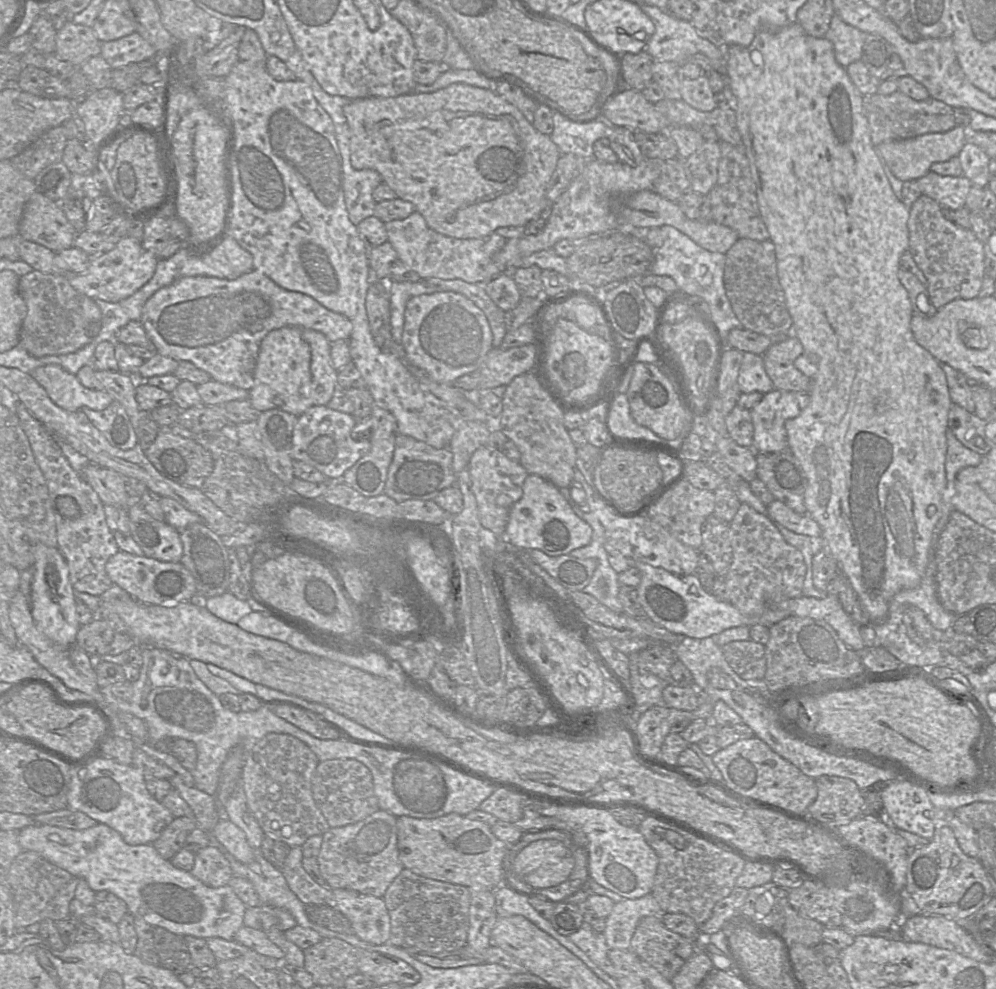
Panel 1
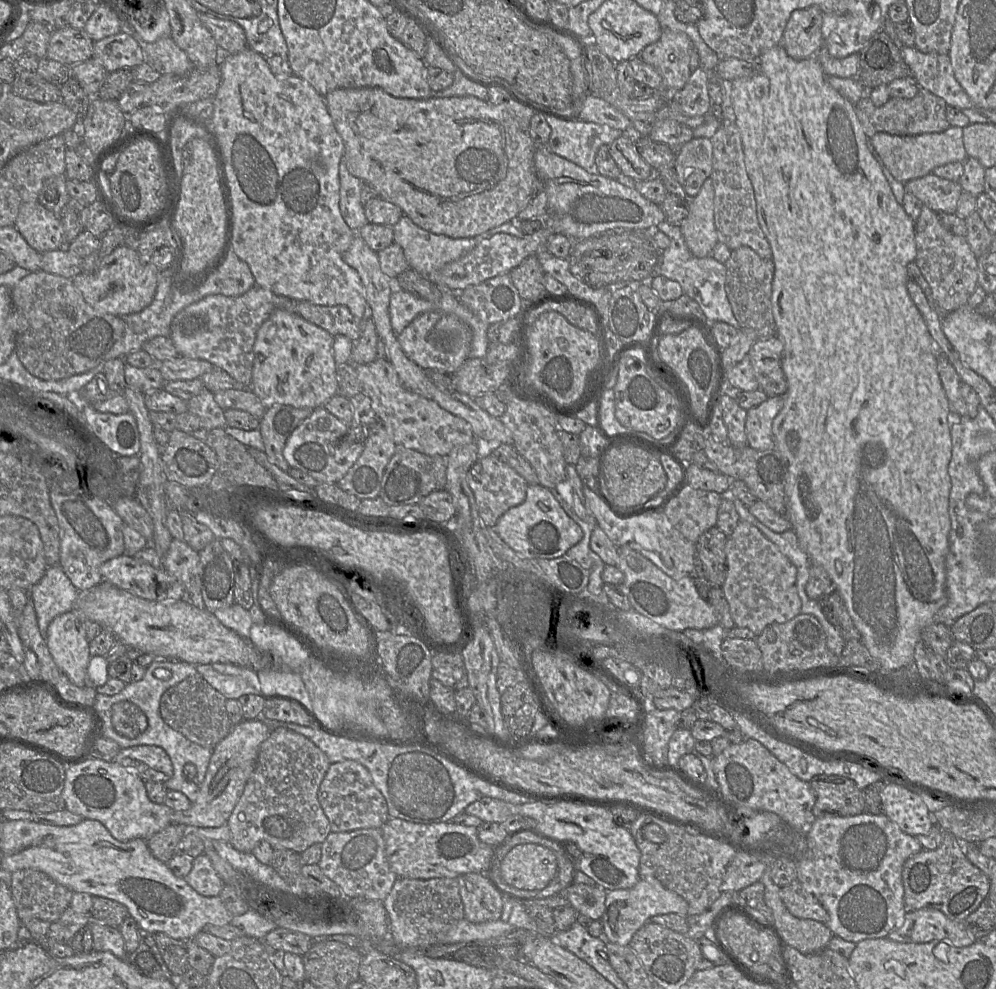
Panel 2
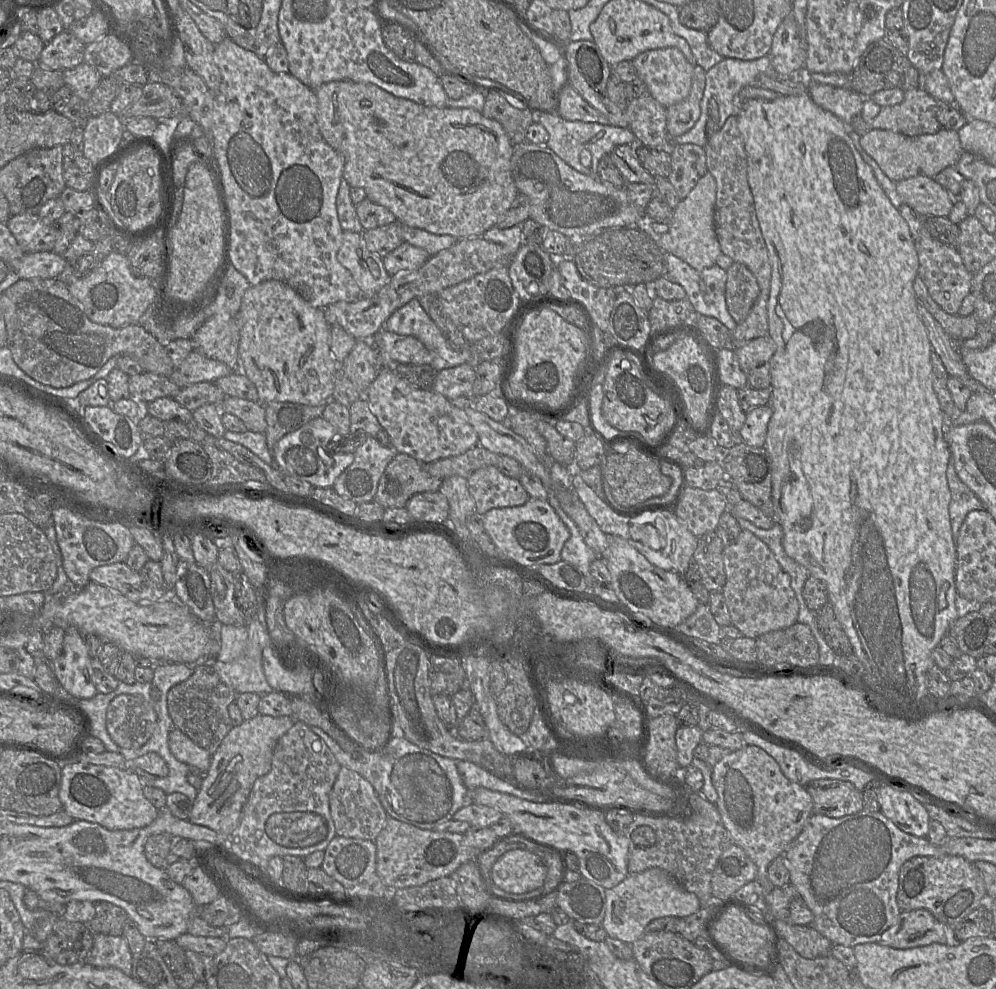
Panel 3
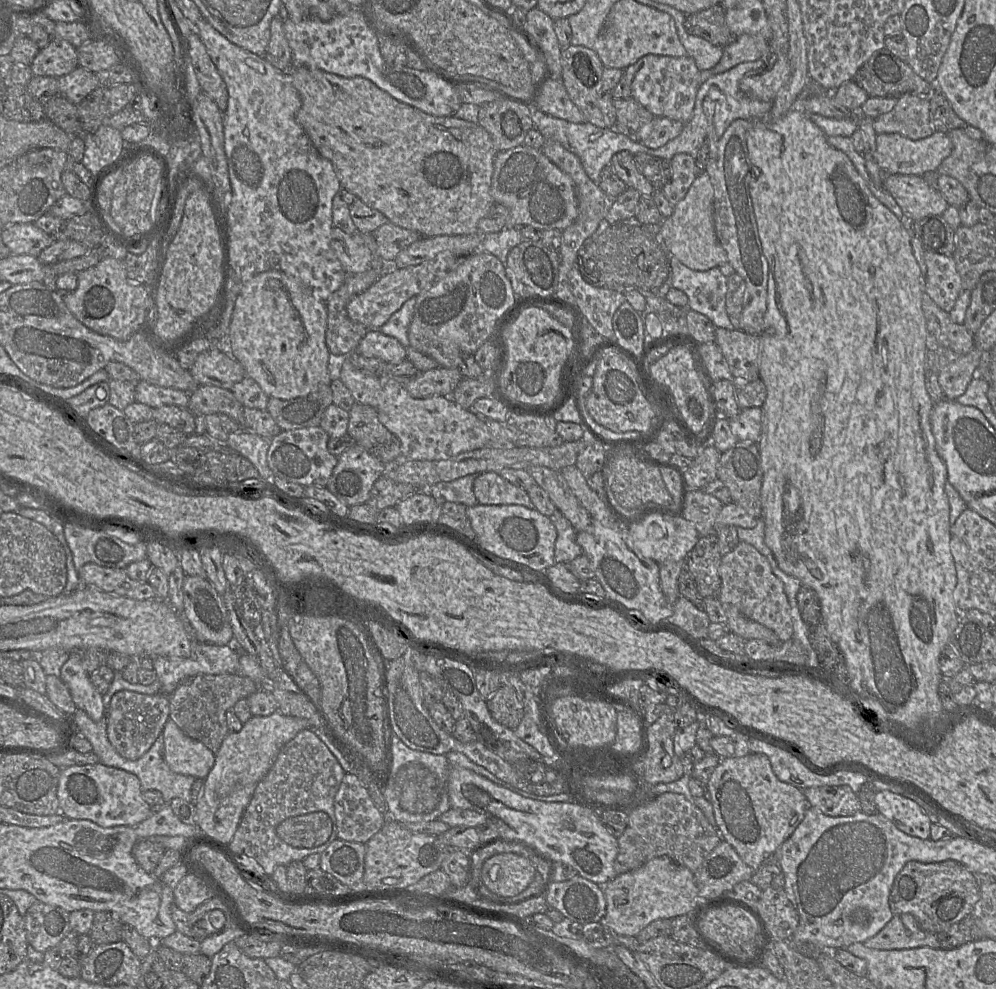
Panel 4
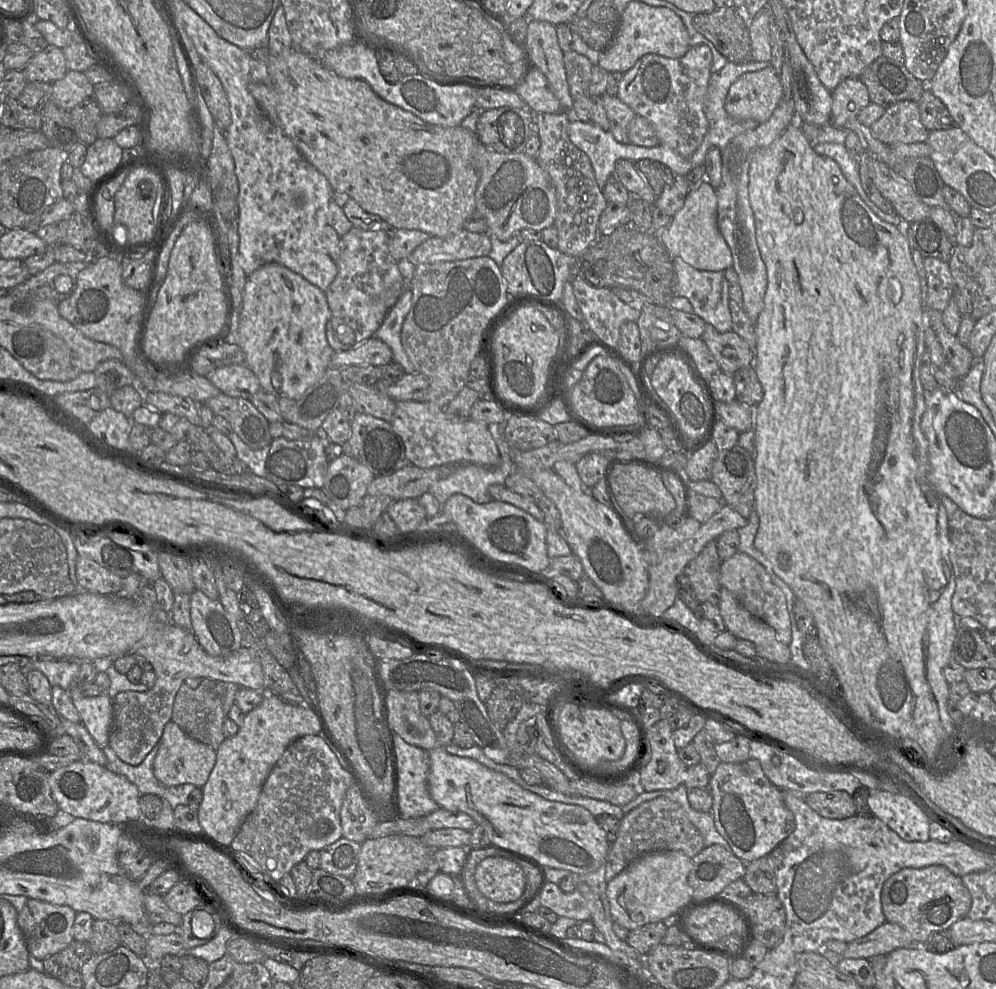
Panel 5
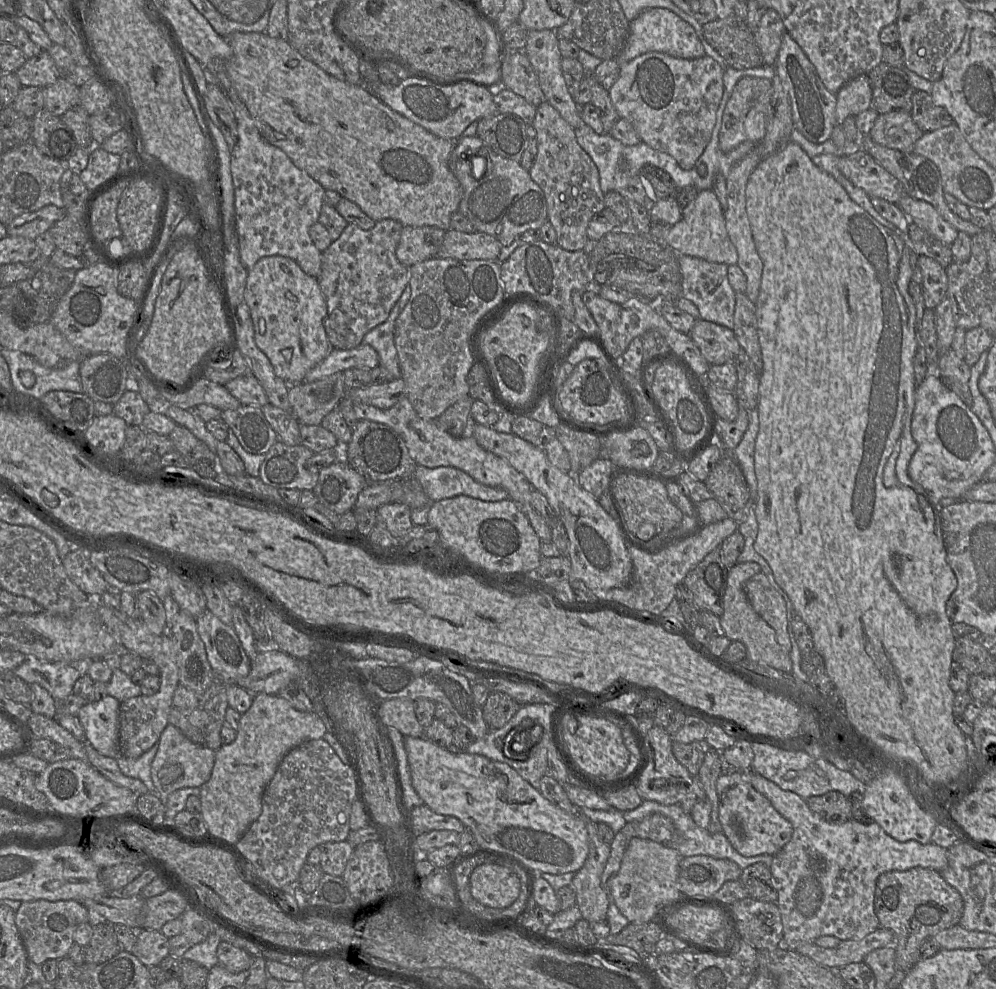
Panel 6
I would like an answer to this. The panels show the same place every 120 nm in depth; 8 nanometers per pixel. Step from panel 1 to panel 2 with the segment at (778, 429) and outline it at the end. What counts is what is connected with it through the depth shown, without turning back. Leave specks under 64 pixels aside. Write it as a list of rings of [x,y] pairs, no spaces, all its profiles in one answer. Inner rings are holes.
[[[782,395],[768,397],[756,407],[747,410],[745,432],[747,445],[759,451],[775,449],[772,423],[784,406]]]

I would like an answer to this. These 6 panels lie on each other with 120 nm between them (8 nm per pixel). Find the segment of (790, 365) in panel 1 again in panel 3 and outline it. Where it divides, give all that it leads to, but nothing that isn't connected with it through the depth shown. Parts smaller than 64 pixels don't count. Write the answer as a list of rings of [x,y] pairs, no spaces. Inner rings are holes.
[[[761,336],[734,348],[735,355],[748,385],[754,389],[770,389],[770,361],[776,344],[769,336]]]

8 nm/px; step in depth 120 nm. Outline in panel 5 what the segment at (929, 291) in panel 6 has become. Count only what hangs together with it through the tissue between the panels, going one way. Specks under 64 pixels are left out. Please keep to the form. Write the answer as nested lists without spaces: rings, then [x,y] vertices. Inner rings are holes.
[[[925,257],[924,268],[928,285],[927,307],[943,312],[955,290],[949,264],[935,257]]]

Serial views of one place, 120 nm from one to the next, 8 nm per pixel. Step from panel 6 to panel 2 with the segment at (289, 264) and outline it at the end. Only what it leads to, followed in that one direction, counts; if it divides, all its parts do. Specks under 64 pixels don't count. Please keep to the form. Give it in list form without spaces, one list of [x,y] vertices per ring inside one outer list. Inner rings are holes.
[[[276,309],[270,314],[256,334],[250,386],[265,411],[274,405],[315,409],[337,394],[332,342],[327,331],[295,313]]]

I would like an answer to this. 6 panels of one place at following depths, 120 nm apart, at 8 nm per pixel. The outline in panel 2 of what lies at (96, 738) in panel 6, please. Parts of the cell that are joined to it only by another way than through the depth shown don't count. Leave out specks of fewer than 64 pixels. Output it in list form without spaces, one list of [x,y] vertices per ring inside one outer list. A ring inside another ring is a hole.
[[[75,609],[63,613],[49,624],[45,639],[58,668],[78,687],[88,685],[87,668],[91,659],[85,620]]]

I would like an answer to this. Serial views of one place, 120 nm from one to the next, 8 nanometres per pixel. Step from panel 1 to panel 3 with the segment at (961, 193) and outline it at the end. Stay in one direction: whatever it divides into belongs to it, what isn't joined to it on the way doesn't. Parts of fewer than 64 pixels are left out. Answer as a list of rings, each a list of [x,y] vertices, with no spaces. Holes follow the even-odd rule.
[[[915,176],[895,183],[902,202],[910,206],[922,217],[948,217],[955,198],[934,178]]]

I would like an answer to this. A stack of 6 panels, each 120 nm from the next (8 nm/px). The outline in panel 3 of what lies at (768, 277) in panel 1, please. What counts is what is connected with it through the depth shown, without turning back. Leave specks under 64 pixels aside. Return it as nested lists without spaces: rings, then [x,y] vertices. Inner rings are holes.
[[[733,262],[726,271],[726,305],[729,314],[738,325],[749,314],[760,288],[755,276],[744,264]]]

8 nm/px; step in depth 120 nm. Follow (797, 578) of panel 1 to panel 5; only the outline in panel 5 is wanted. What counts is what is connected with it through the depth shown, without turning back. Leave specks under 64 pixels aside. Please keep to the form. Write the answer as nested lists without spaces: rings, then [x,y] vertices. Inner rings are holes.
[[[741,552],[723,560],[720,585],[728,589],[751,615],[771,626],[782,643],[791,643],[792,631],[785,594],[773,583],[770,575],[758,561]]]

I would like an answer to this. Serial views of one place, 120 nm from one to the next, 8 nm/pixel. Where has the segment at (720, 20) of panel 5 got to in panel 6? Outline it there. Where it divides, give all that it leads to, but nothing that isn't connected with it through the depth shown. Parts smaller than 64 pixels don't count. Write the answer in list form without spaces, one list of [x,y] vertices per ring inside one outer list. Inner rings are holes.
[[[733,14],[703,24],[702,30],[705,40],[723,57],[726,66],[743,70],[764,65],[745,20]]]

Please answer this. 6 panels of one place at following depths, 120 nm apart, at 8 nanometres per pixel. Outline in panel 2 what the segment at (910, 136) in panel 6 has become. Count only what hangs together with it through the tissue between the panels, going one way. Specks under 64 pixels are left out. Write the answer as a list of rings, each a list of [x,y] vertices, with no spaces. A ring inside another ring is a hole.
[[[920,88],[912,99],[891,97],[884,105],[875,106],[869,96],[864,96],[855,105],[855,113],[867,138],[878,132],[898,136],[915,136],[943,132],[950,127],[946,118],[947,103],[940,97]]]

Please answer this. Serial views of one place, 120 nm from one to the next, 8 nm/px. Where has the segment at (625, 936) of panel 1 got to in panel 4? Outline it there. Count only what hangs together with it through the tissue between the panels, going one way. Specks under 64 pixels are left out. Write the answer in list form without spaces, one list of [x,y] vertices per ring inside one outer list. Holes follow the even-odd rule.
[[[667,856],[653,858],[641,867],[616,875],[600,886],[606,898],[606,914],[600,922],[617,935],[628,937],[636,937],[655,920],[689,915],[701,900],[698,897],[694,873]]]

